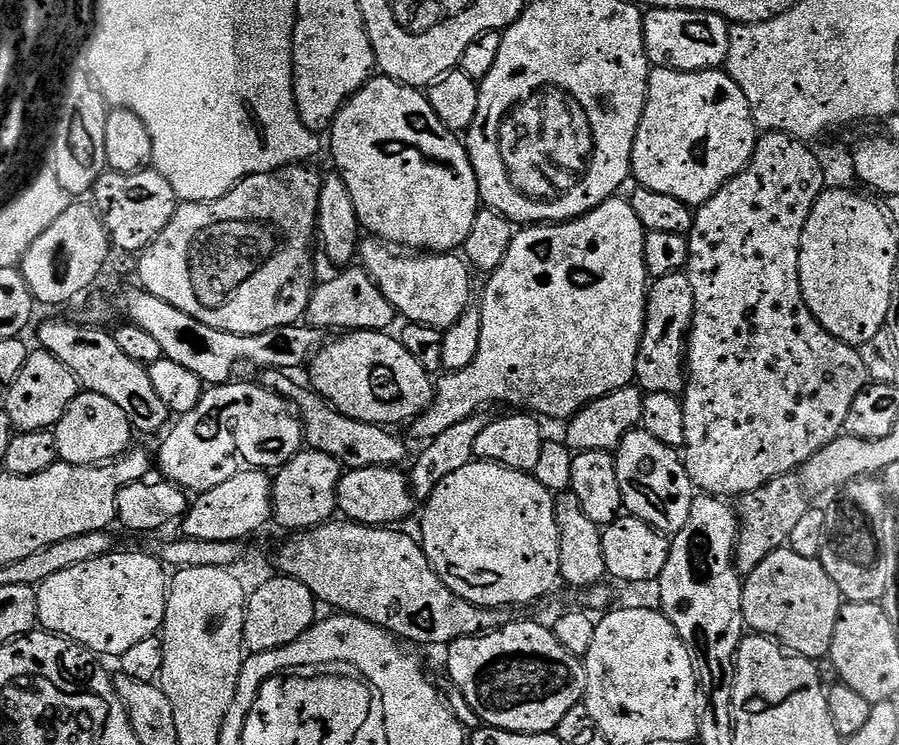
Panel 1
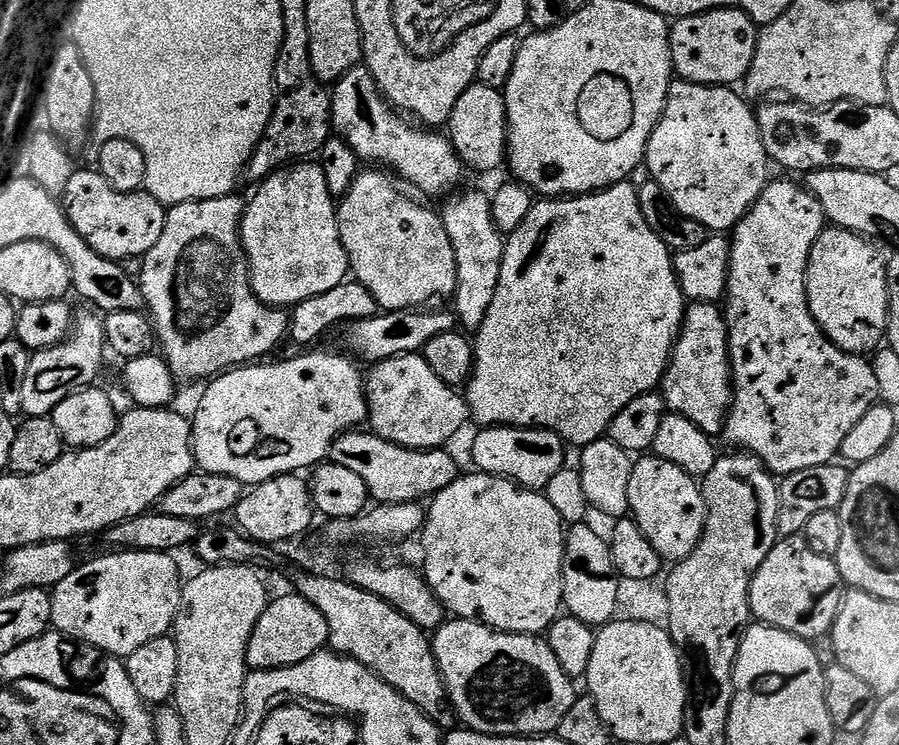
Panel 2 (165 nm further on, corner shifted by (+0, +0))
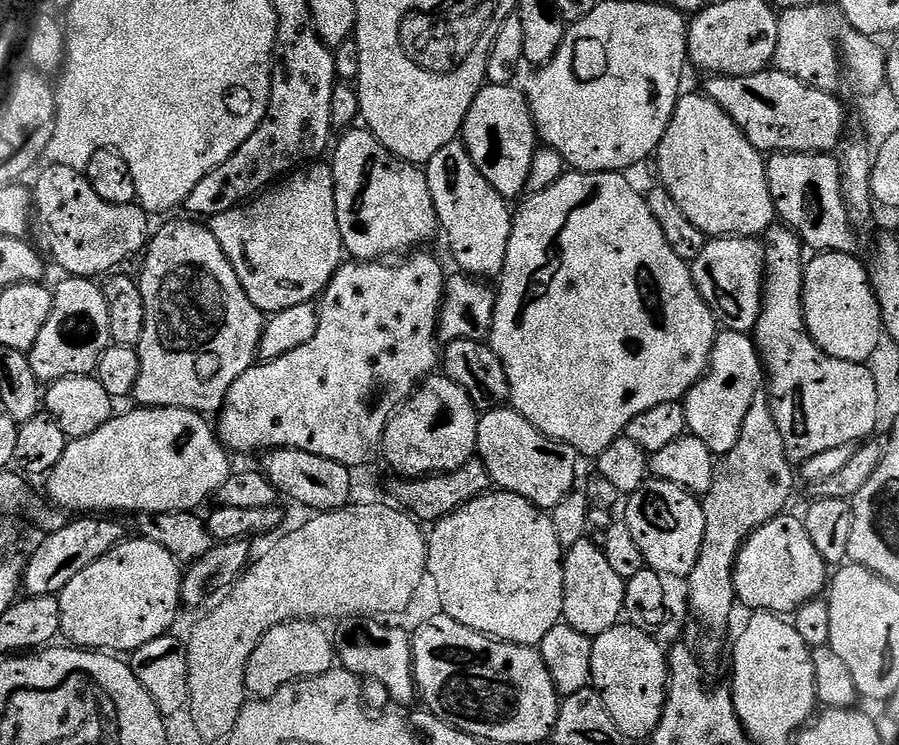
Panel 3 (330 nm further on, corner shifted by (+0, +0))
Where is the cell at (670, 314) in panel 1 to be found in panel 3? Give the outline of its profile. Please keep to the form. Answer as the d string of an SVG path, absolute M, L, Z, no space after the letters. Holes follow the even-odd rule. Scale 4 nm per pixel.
M720 330L708 359L708 370L683 398L688 432L697 436L719 458L734 450L738 434L742 434L742 422L754 398L761 395L766 380L766 369L756 349L756 341L747 332Z

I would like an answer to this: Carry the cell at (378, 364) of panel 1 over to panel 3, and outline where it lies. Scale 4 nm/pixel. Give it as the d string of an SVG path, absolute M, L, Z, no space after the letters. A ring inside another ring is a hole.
M443 374L427 377L388 421L382 441L382 456L400 478L435 476L453 472L477 455L478 422L475 404L453 380Z

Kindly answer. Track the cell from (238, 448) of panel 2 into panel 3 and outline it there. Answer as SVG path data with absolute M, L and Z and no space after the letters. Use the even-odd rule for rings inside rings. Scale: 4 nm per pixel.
M420 250L411 258L401 259L399 262L344 262L334 274L334 278L328 283L328 287L322 293L322 299L318 304L320 321L318 330L314 330L314 338L306 346L298 346L290 354L282 354L282 358L257 363L248 368L234 386L230 386L228 396L224 400L224 406L218 413L218 439L225 448L236 452L260 452L275 450L277 448L297 448L310 454L318 454L322 458L330 458L334 462L344 464L349 470L363 469L372 455L377 455L381 447L384 431L396 409L405 404L412 397L418 385L429 374L435 373L438 368L438 341L436 339L436 324L440 321L440 303L444 301L444 281L446 271L428 253L428 250Z

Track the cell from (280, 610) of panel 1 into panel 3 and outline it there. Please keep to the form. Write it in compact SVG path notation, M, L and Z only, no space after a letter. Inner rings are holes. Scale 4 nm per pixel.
M288 620L270 629L257 642L248 665L244 667L245 689L253 697L267 698L295 680L307 680L310 676L331 672L334 667L332 640L320 628L323 627L315 620Z

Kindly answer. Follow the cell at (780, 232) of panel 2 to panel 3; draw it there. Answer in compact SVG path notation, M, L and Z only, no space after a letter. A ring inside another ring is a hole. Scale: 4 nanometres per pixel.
M773 226L764 233L762 237L764 246L764 305L760 311L760 317L754 329L754 339L756 349L760 352L760 359L766 369L766 395L772 402L774 410L774 422L778 422L778 430L782 430L784 445L788 448L788 459L793 462L803 462L814 458L814 454L822 454L825 450L835 450L838 446L859 445L867 441L868 436L876 428L876 423L880 420L880 388L876 385L876 376L868 369L867 363L855 364L846 362L842 358L834 358L826 355L817 344L812 341L812 336L806 331L804 326L804 270L806 267L806 249L800 243L799 236L787 226Z

